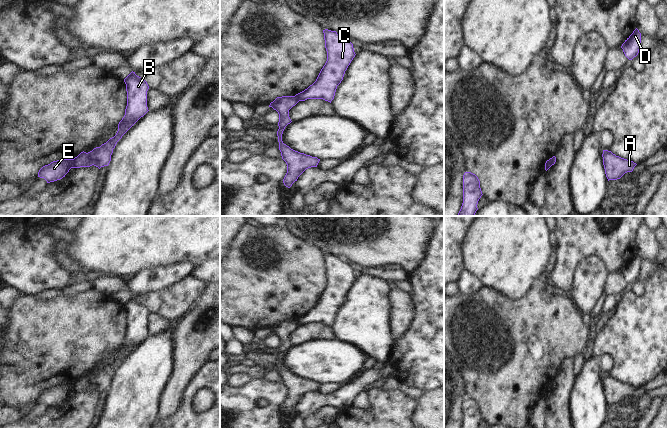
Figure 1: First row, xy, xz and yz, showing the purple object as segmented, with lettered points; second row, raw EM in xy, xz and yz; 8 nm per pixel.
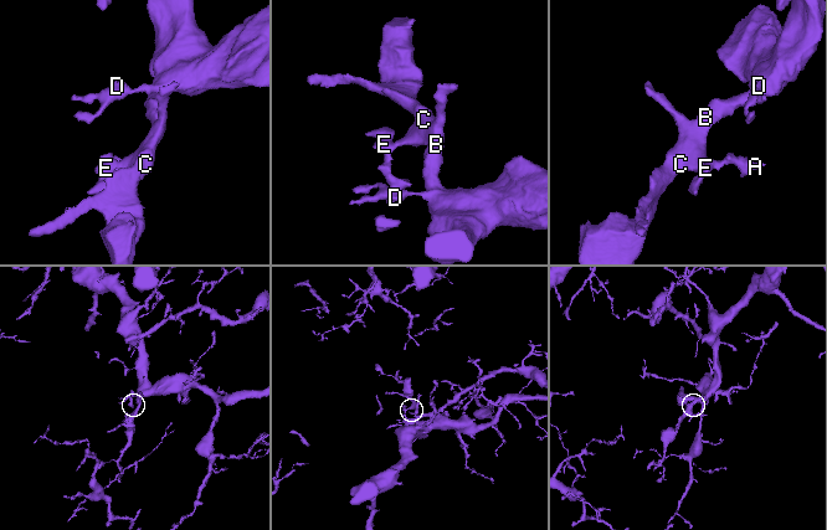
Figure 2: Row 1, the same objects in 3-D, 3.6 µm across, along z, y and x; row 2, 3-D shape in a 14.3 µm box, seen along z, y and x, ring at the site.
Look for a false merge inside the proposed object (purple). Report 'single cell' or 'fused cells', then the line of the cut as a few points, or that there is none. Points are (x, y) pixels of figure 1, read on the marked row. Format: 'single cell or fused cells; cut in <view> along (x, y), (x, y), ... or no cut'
fused cells; cut in xy along (73, 159), (70, 167)

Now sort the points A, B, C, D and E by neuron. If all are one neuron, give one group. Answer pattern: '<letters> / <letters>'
A E / B C D

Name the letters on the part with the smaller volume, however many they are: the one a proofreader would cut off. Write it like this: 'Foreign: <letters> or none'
Foreign: A, E

